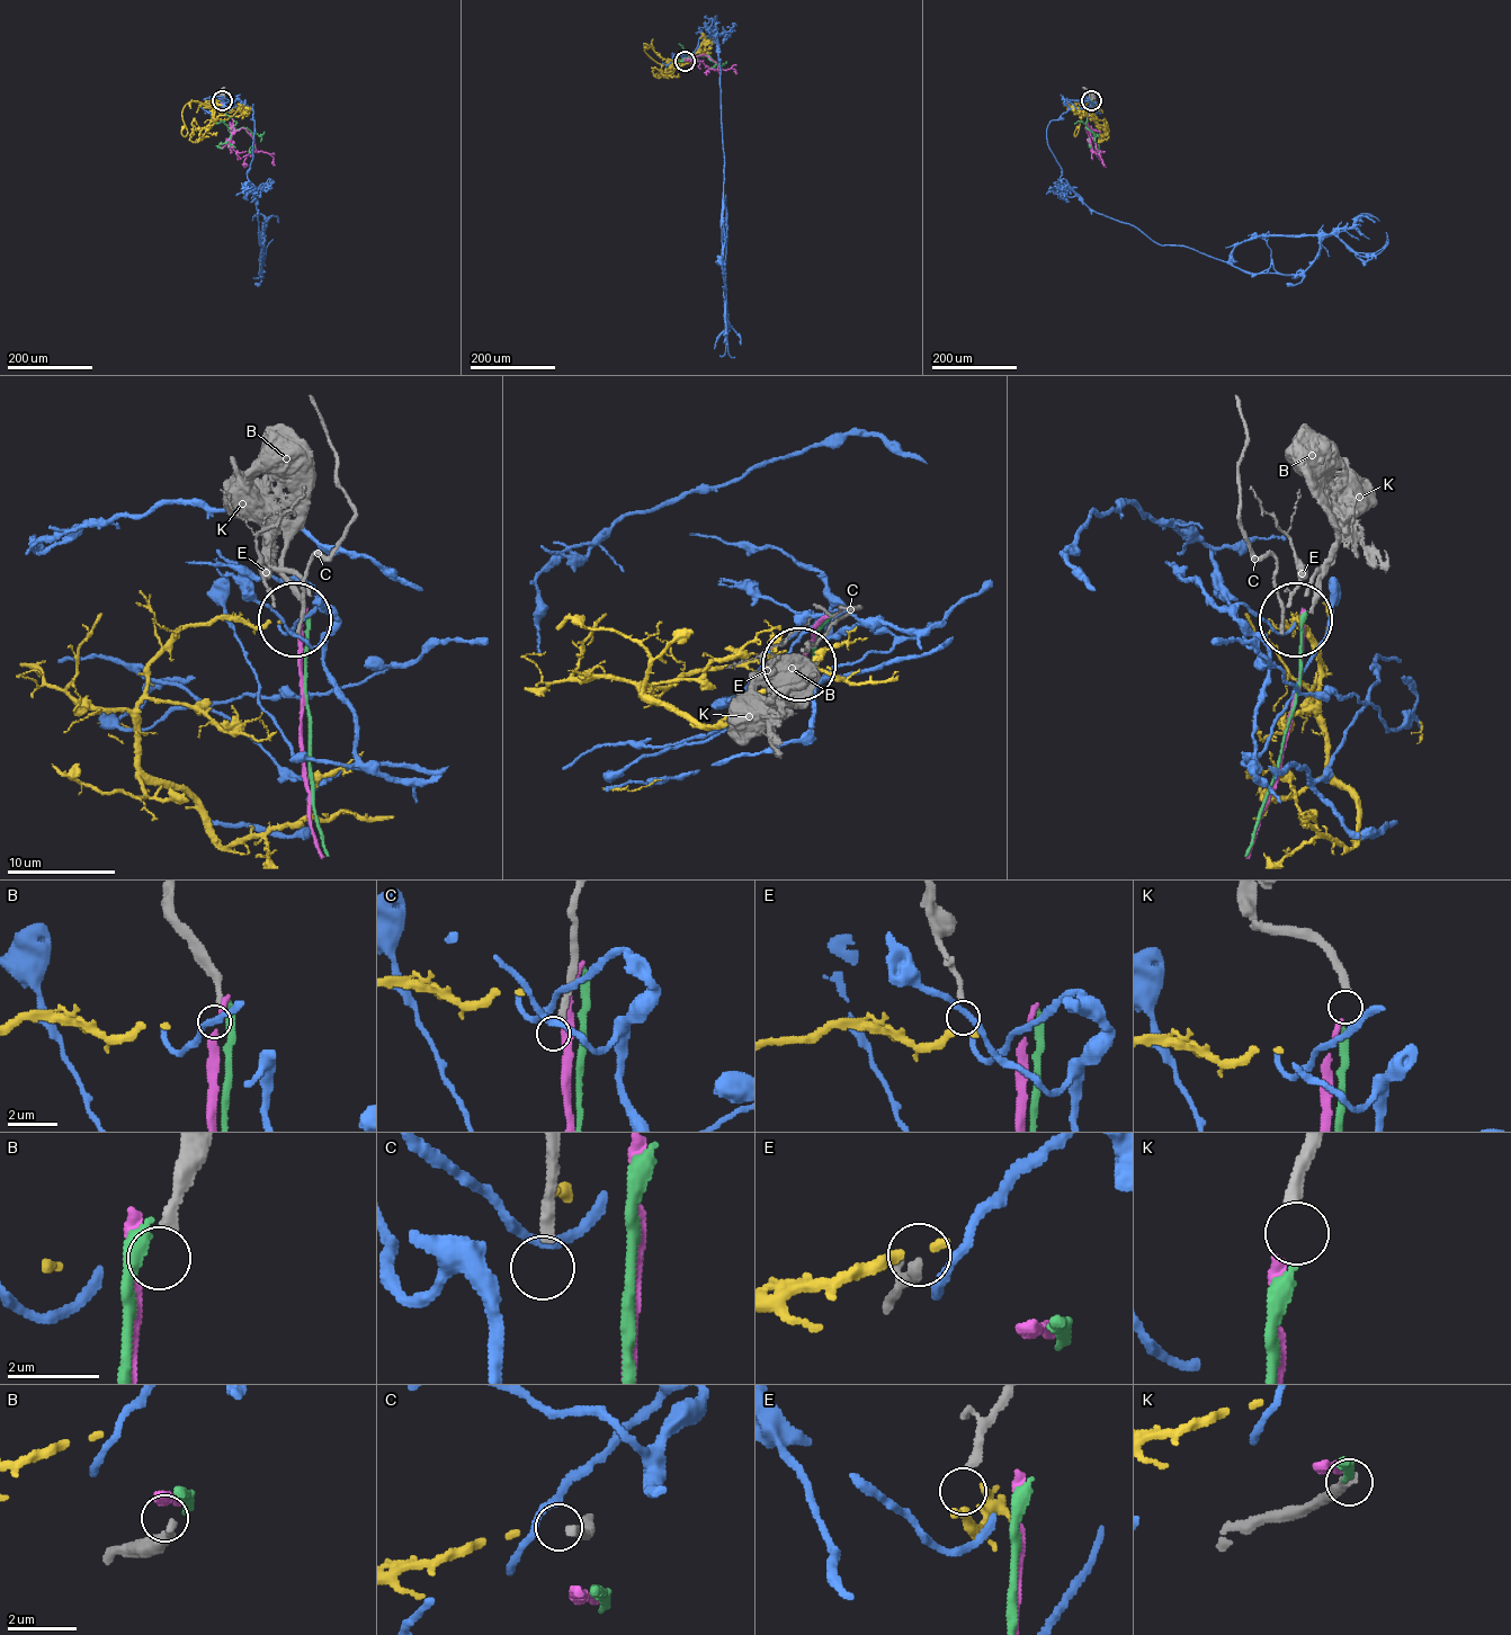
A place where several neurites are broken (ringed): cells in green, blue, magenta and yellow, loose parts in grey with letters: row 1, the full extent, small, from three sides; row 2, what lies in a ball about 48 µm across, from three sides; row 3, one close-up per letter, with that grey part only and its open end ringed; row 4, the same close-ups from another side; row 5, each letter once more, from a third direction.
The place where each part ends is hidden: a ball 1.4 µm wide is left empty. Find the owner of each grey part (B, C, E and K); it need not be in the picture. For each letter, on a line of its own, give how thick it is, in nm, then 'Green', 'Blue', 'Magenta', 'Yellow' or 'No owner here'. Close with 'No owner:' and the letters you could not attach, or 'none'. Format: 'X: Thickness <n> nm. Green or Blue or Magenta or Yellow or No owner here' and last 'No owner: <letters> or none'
B: Thickness 240 nm. No owner here
C: Thickness 280 nm. No owner here
E: Thickness 240 nm. Yellow
K: Thickness 300 nm. Magenta
No owner: B, C

